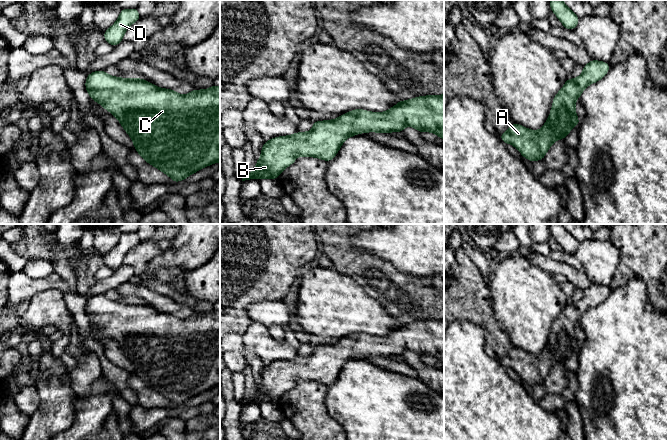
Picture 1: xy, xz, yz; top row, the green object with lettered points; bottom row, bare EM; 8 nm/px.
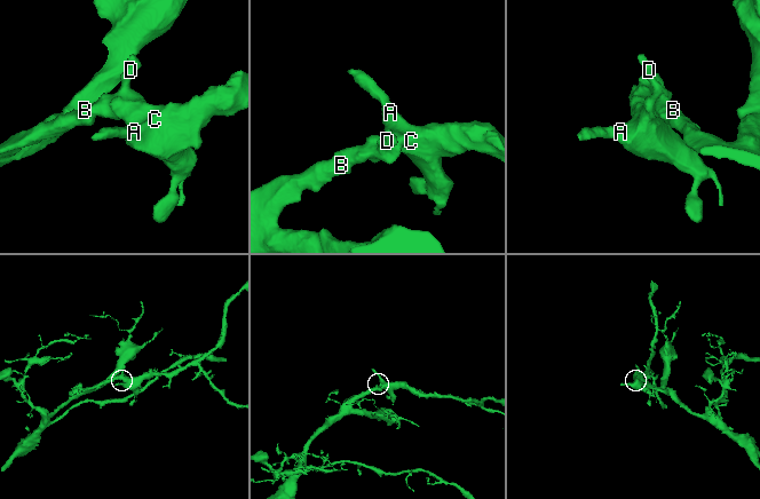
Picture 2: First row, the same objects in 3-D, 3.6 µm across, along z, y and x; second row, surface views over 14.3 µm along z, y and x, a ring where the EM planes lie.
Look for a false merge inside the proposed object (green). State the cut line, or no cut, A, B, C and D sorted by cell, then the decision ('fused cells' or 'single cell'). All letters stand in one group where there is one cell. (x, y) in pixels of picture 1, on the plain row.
cut none; groups A B C D; single cell

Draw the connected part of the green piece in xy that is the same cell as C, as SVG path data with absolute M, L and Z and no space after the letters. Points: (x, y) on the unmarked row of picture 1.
M99 294L88 298L85 312L92 324L118 343L133 364L138 378L147 387L167 398L174 407L220 386L220 310L213 309L205 314L194 312L187 319L180 319L172 313L156 311L141 302L113 301L104 294Z

